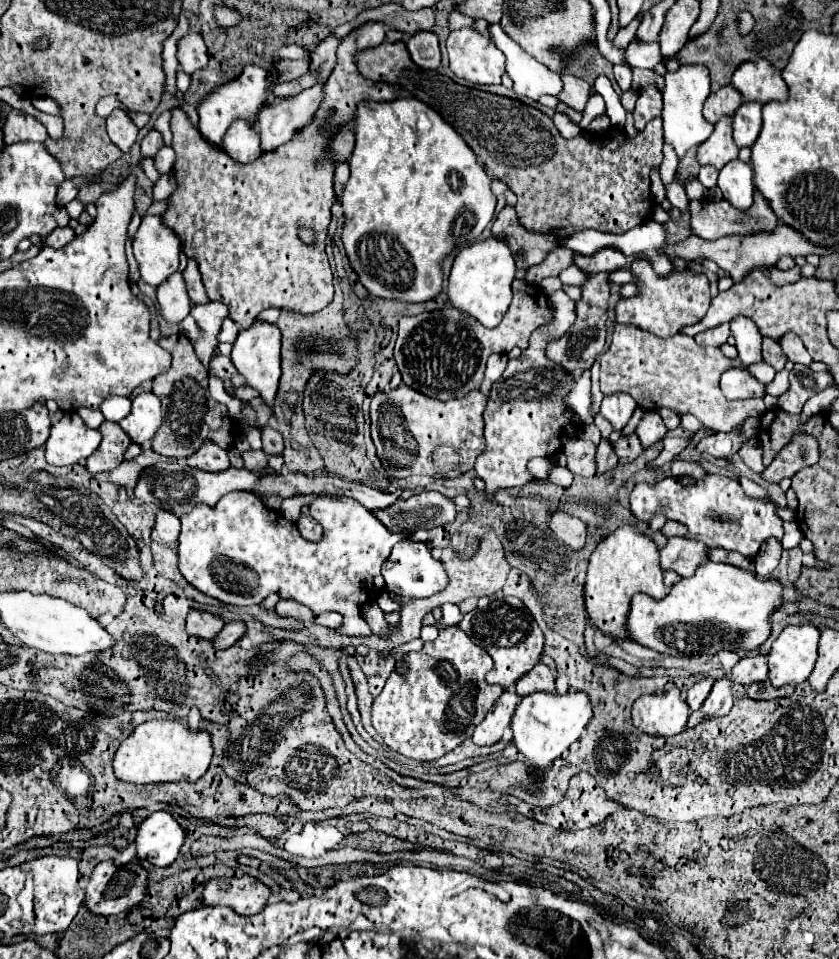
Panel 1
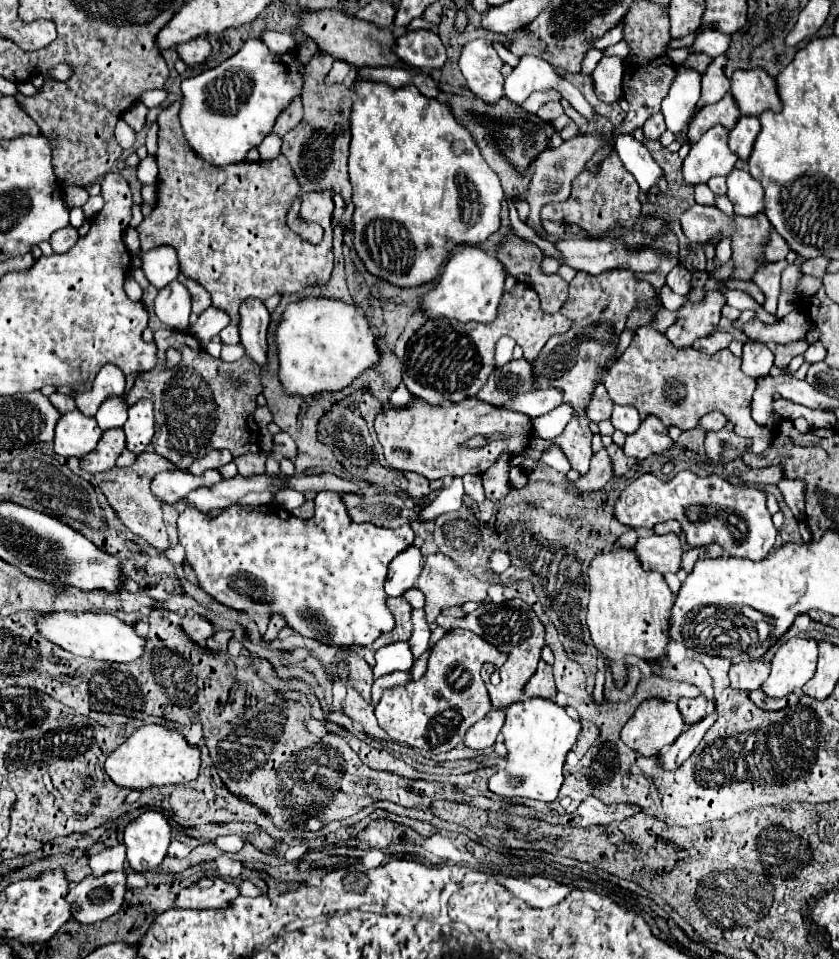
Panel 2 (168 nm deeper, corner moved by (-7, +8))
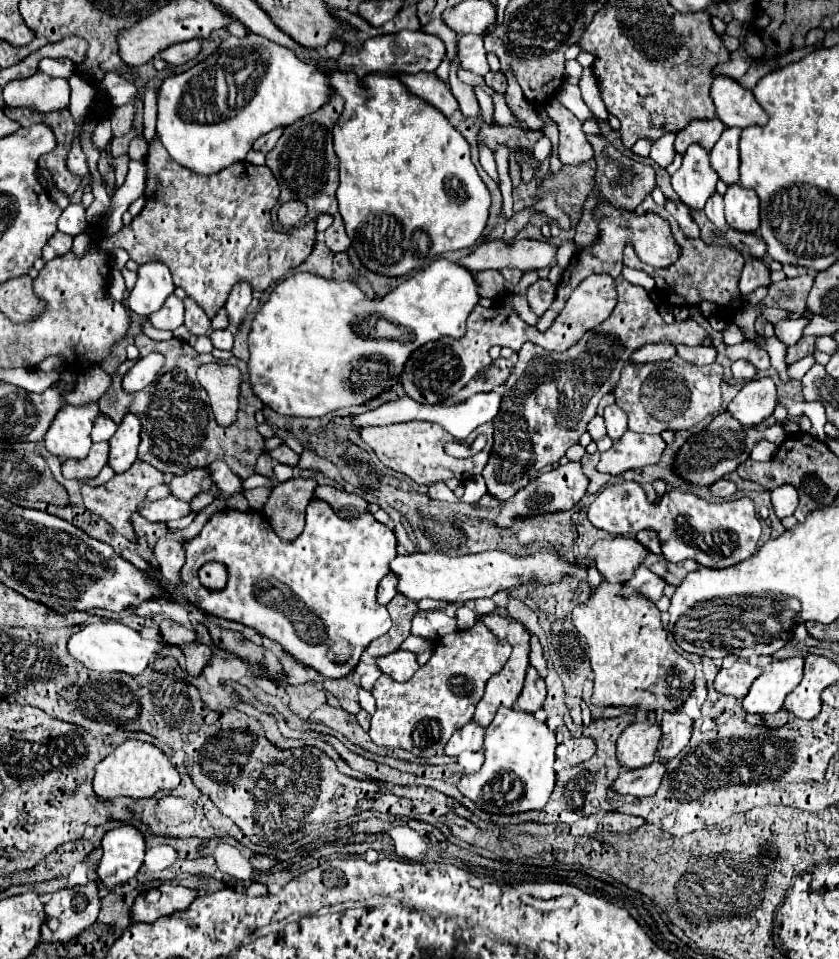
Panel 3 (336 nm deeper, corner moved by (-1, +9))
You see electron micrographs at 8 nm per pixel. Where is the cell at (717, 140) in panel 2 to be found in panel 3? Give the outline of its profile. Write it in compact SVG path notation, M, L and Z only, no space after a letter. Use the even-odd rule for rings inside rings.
M697 144L689 146L681 168L671 176L673 190L691 210L703 210L705 202L715 194L717 174L709 166L709 154Z

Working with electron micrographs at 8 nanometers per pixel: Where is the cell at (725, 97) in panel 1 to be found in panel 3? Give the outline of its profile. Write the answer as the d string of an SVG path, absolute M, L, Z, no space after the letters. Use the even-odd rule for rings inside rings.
M713 118L713 120L693 120L685 130L681 130L675 138L675 152L677 154L685 154L687 146L691 144L699 144L703 146L707 152L715 146L715 142L719 140L721 132L725 130L725 126Z

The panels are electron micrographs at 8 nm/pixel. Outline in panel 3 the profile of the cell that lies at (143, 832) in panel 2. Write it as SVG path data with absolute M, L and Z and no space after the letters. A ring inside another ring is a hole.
M119 826L109 830L101 840L103 858L97 866L97 882L109 892L133 878L145 858L143 834L133 826Z

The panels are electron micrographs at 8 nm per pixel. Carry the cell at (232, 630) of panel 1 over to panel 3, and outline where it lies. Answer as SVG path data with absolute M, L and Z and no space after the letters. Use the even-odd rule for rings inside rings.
M193 642L183 646L183 654L185 654L185 672L189 676L199 676L211 658L211 648Z

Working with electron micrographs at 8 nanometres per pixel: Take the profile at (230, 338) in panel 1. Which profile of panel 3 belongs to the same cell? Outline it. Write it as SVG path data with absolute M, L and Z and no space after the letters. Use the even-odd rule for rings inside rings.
M227 328L227 330L213 330L209 334L211 342L215 348L219 350L231 350L233 348L233 332Z

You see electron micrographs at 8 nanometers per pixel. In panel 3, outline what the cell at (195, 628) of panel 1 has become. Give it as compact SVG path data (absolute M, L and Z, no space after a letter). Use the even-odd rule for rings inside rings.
M163 620L159 624L159 634L165 644L191 644L195 642L195 632L189 628L183 628L181 624L173 620Z

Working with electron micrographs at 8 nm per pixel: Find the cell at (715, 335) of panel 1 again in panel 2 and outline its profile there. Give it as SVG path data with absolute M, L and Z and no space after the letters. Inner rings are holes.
M717 331L717 333L713 333L713 335L707 335L707 337L703 337L703 339L697 339L697 341L693 343L693 347L699 349L699 351L705 351L705 353L715 353L715 351L719 351L719 349L729 347L731 339L733 339L731 333L727 333L727 331Z

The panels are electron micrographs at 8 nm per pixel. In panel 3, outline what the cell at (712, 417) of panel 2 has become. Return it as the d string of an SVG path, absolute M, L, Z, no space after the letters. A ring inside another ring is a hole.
M761 378L747 382L745 388L728 405L731 412L743 426L757 426L767 420L777 406L777 392L771 378Z

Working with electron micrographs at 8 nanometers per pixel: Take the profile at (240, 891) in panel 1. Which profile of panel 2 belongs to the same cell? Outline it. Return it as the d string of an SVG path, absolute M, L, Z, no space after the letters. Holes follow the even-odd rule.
M213 879L211 887L207 887L205 883L193 883L185 887L177 897L177 907L191 907L191 909L229 907L231 901L237 897L239 897L239 887L235 883Z

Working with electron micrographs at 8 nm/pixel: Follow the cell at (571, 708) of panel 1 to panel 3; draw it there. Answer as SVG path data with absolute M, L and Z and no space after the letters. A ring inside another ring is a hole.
M501 708L497 710L493 722L485 728L485 762L481 770L463 776L457 782L457 788L487 814L519 814L541 810L555 786L555 748L555 732L551 732L545 722L537 722L529 712Z

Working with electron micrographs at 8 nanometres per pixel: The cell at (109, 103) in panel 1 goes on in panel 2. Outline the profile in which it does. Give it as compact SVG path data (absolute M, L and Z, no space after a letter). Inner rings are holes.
M137 102L122 114L121 119L123 119L125 123L129 123L134 131L141 131L141 129L145 127L145 121L147 121L147 111L149 111L149 109L147 109L143 103Z

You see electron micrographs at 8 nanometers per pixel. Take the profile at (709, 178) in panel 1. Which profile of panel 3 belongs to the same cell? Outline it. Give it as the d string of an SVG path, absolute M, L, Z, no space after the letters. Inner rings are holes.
M715 194L715 196L709 198L709 202L707 202L707 206L705 206L705 214L707 214L707 218L709 218L719 230L723 230L723 228L727 226L725 216L723 216L723 198L721 198L719 194Z

